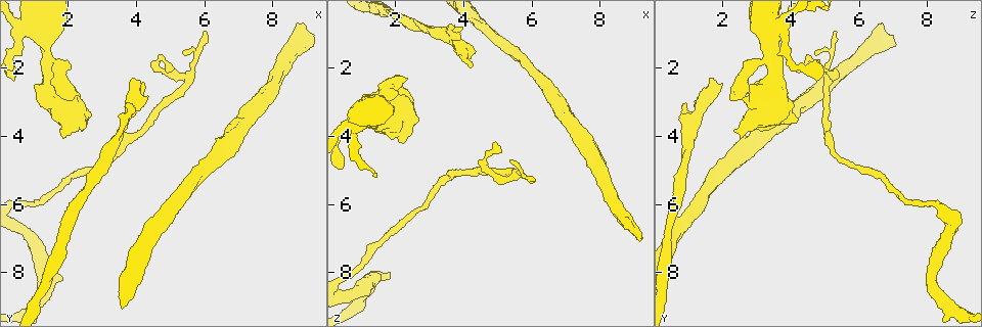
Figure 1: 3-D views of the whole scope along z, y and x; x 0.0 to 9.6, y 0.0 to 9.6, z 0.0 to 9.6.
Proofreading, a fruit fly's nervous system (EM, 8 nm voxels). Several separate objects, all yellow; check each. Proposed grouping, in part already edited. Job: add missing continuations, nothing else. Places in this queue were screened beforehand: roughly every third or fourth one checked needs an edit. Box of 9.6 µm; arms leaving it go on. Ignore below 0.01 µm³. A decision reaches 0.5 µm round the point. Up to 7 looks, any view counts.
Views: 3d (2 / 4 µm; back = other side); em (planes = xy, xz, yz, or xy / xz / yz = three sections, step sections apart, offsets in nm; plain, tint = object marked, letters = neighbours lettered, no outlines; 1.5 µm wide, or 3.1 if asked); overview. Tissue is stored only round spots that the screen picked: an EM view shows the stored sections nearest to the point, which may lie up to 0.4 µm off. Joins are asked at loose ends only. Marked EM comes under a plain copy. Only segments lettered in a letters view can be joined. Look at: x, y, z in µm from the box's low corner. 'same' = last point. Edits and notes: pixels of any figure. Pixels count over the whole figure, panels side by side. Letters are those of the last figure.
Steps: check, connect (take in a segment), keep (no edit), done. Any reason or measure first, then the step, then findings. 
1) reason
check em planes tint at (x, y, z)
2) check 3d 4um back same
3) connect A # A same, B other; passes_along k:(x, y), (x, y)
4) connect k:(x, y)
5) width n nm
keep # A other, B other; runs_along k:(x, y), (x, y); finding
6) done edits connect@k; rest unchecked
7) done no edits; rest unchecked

branch stops here
check 3d 2um at (8.65, 0.65, 6.70)

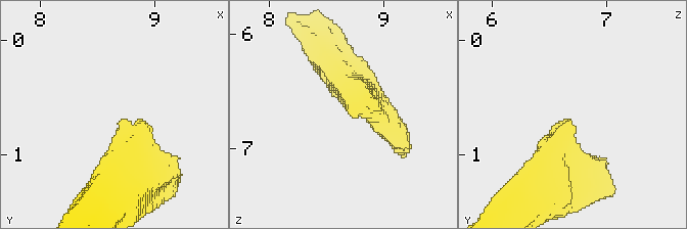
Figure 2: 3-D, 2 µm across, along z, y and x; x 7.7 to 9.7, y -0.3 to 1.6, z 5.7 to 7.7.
now the EM
check em planes letters at (8.72, 0.70, 6.70)

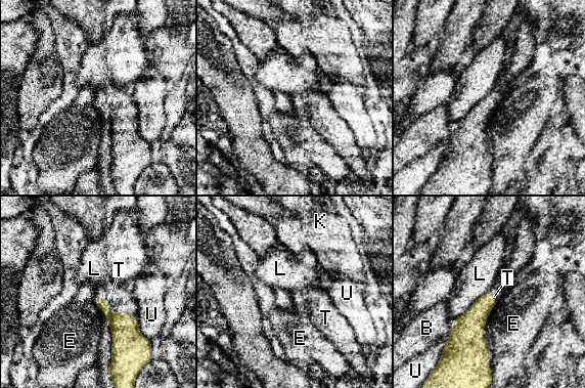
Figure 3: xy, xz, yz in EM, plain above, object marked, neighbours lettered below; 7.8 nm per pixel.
connect T # B other, E other, K other, L other, T same, U other; the cell continues

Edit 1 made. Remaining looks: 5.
see it whole again
check overview

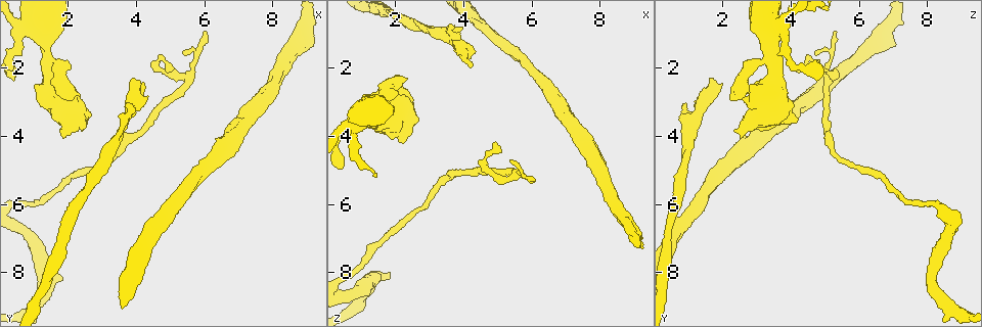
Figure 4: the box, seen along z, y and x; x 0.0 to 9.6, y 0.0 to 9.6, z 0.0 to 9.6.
thin end
check 3d 4um at (6.10, 0.90, 5.35)

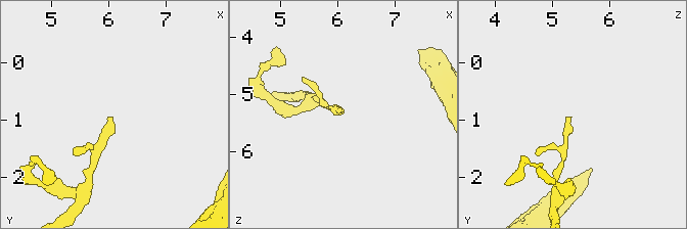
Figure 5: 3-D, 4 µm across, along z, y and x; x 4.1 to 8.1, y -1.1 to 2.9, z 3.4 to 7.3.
shape alone is not enough
check em planes letters at (6.05, 0.95, 5.30)

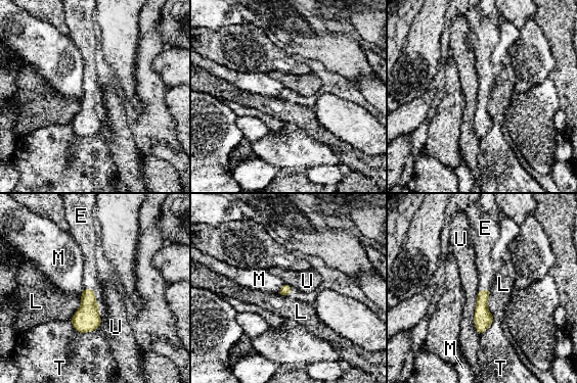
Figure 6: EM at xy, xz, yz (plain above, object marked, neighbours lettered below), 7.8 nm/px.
connect E # E same, L other, M other, T other, U other; the cell continues

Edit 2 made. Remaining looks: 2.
done edits connect@3, connect@6; rest unchecked

